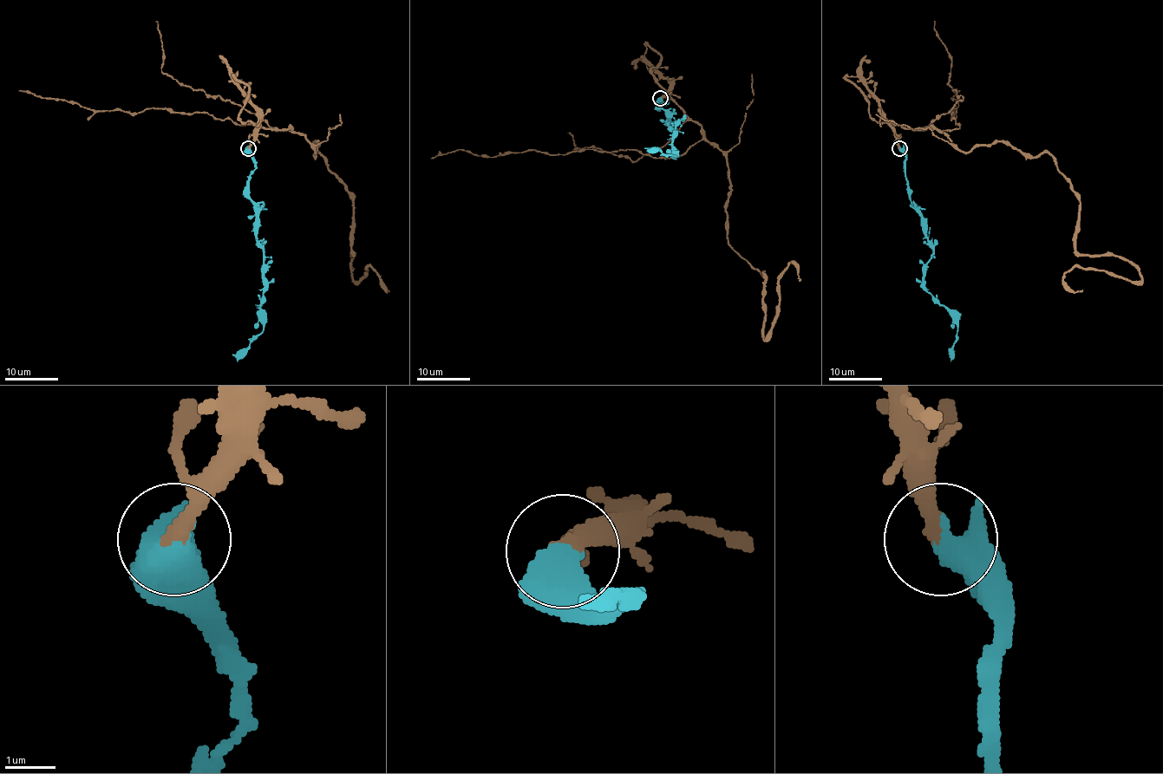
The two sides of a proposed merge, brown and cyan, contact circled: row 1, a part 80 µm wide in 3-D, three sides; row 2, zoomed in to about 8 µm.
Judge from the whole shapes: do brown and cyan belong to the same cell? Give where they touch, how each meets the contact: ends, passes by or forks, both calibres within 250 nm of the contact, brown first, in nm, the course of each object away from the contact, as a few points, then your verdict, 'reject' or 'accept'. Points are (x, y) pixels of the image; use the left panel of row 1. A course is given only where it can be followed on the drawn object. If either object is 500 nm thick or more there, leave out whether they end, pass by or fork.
at (248, 148); 320 nm thick on the brown side, 500 nm on the other; brown runs (249, 148), (257, 126), (290, 126), (316, 152), (315, 141), (352, 199), (353, 281), (369, 266), (388, 289); cyan runs (249, 148), (255, 164), (249, 181), (249, 198), (254, 205), (255, 238), (263, 258), (263, 327), (237, 361); accept

